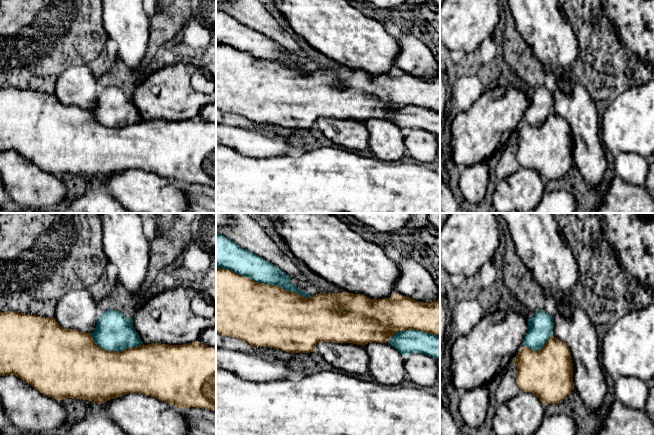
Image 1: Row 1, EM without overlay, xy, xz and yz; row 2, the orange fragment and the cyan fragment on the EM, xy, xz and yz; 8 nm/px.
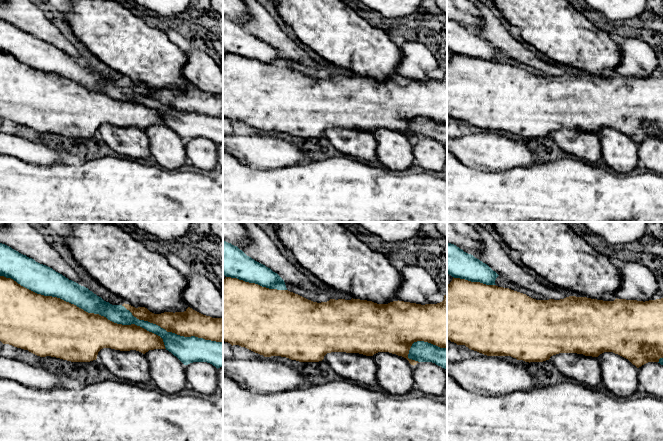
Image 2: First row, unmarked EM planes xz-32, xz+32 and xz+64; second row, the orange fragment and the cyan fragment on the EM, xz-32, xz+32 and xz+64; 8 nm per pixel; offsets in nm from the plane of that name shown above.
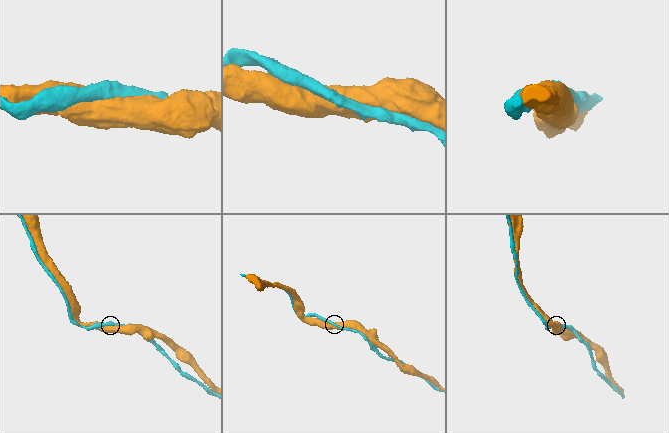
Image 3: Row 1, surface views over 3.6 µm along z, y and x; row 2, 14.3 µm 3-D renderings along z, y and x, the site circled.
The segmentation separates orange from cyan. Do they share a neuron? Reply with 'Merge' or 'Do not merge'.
Merge

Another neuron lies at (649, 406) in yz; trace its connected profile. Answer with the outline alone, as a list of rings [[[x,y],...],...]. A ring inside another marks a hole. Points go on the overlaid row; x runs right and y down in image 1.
[[[654,377],[652,384],[649,385],[648,399],[643,409],[654,424]]]

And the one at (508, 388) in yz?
[[[514,362],[504,370],[503,378],[496,390],[497,405],[507,402],[520,393],[520,389],[516,383],[516,370],[517,366]]]

